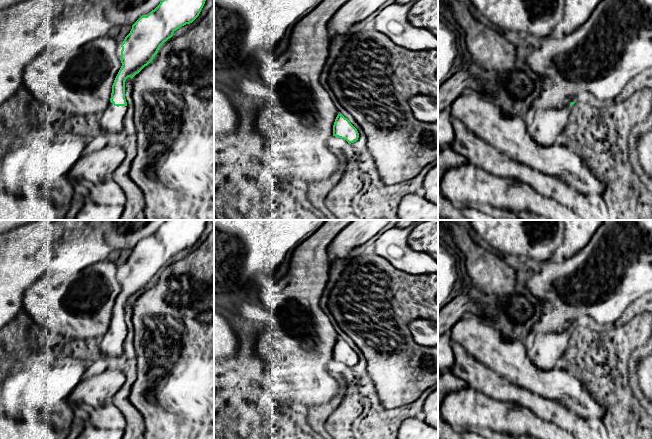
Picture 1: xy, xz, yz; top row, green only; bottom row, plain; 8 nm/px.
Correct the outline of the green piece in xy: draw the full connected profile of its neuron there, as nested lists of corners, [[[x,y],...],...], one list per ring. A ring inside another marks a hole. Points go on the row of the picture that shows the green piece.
[[[162,0],[147,16],[142,15],[121,44],[122,66],[112,85],[109,106],[100,114],[100,126],[107,133],[119,132],[127,112],[125,81],[147,66],[160,46],[180,27],[192,23],[206,0]]]

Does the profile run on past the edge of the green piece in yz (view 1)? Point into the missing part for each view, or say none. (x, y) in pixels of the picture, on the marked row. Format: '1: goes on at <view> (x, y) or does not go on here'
1: does not go on here

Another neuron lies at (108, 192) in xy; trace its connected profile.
[[[108,178],[104,182],[98,184],[90,184],[88,188],[87,199],[97,204],[123,207],[126,203],[123,190],[113,178]]]

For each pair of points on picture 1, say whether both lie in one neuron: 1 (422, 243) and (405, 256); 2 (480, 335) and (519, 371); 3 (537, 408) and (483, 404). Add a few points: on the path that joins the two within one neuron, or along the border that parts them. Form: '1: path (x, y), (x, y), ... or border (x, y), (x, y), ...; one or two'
1: border (410, 230), (408, 244), (413, 249), (427, 254); two
2: path (490, 345), (509, 361); one
3: border (502, 401), (525, 406), (545, 420); two

